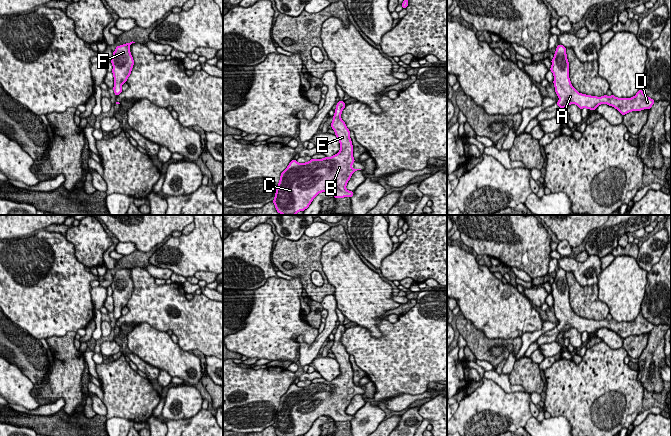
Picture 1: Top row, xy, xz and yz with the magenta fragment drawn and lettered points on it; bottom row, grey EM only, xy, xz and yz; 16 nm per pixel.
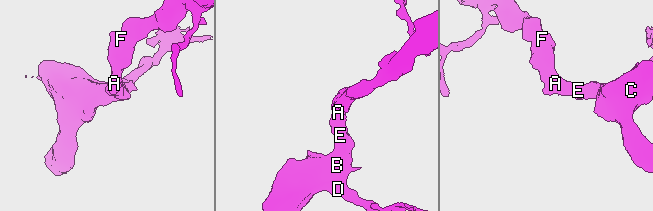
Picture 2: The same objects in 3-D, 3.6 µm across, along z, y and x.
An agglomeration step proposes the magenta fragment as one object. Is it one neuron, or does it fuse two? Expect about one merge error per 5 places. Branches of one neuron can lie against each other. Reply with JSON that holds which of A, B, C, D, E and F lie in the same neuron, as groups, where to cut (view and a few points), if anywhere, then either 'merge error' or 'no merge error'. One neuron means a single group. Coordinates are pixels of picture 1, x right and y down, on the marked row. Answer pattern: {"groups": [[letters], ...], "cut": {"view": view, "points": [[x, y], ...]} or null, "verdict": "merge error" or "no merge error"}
{"groups": [["A", "B", "C", "D", "E", "F"]], "cut": null, "verdict": "no merge error"}

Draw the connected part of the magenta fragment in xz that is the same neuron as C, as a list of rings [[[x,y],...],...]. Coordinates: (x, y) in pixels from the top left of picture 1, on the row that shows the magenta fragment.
[[[339,101],[331,123],[340,143],[340,151],[332,157],[311,159],[306,163],[292,160],[281,173],[272,201],[278,213],[296,215],[307,209],[321,192],[330,192],[334,198],[353,196],[354,193],[348,191],[346,185],[352,174],[361,169],[352,168],[355,160],[350,131],[341,119],[344,108],[344,101]]]

